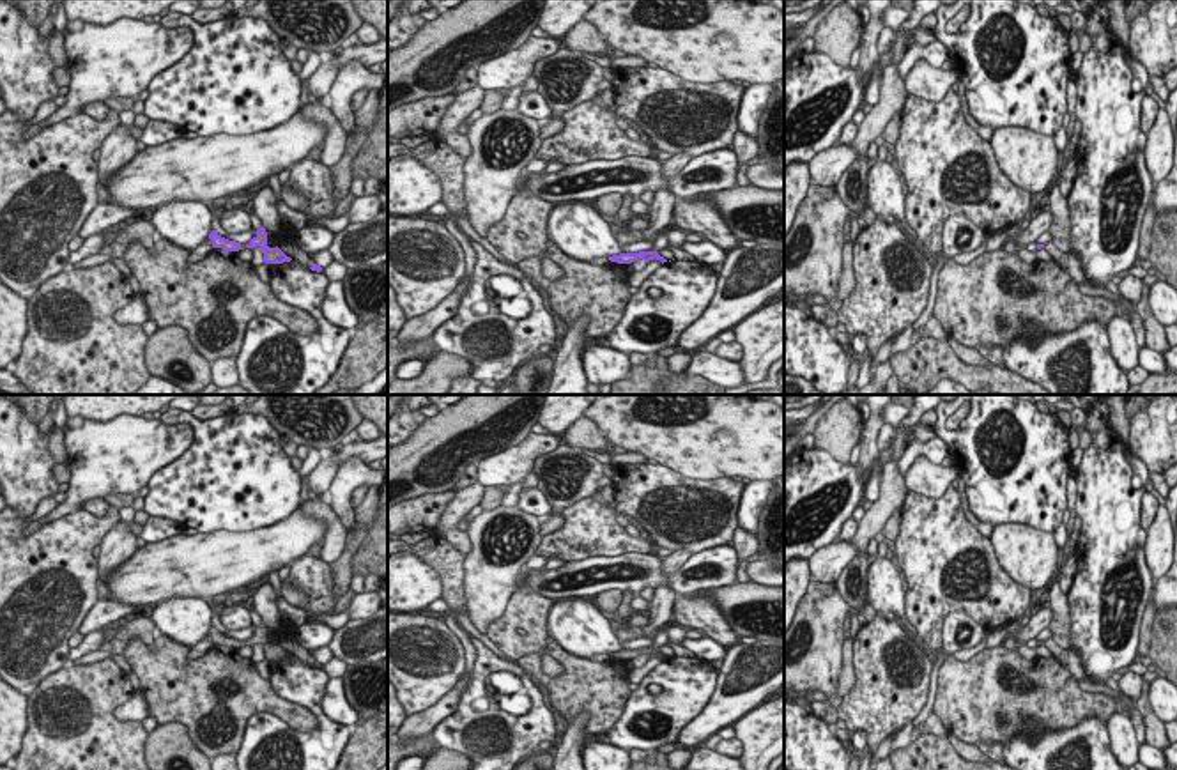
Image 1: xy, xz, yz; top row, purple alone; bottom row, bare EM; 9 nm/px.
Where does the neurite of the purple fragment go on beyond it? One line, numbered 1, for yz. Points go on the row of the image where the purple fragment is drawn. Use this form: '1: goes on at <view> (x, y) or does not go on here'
1: does not go on here

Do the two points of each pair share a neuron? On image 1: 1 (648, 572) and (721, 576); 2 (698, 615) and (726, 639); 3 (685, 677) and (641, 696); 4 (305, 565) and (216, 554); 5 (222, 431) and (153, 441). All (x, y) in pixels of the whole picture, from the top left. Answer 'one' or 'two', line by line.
1: one
2: one
3: one
4: two
5: two

